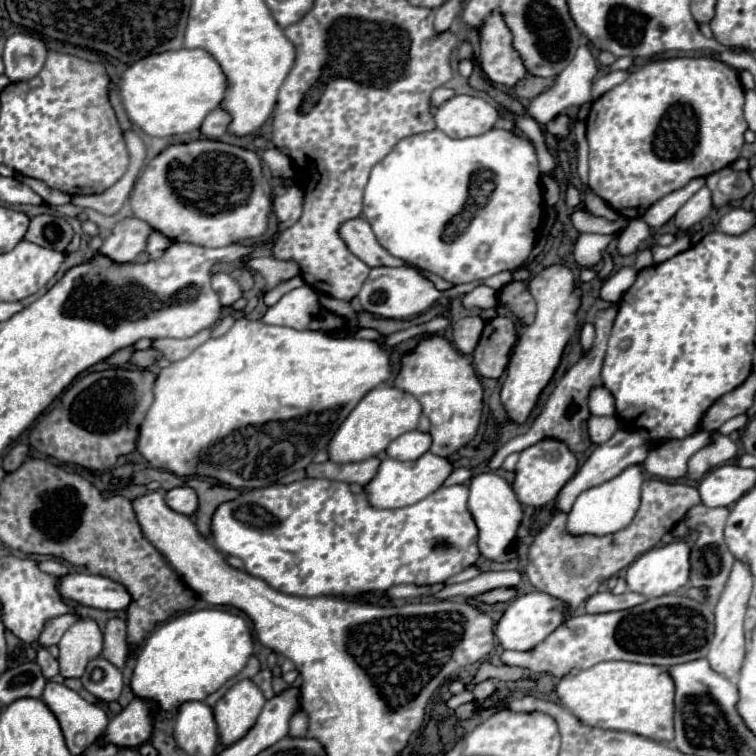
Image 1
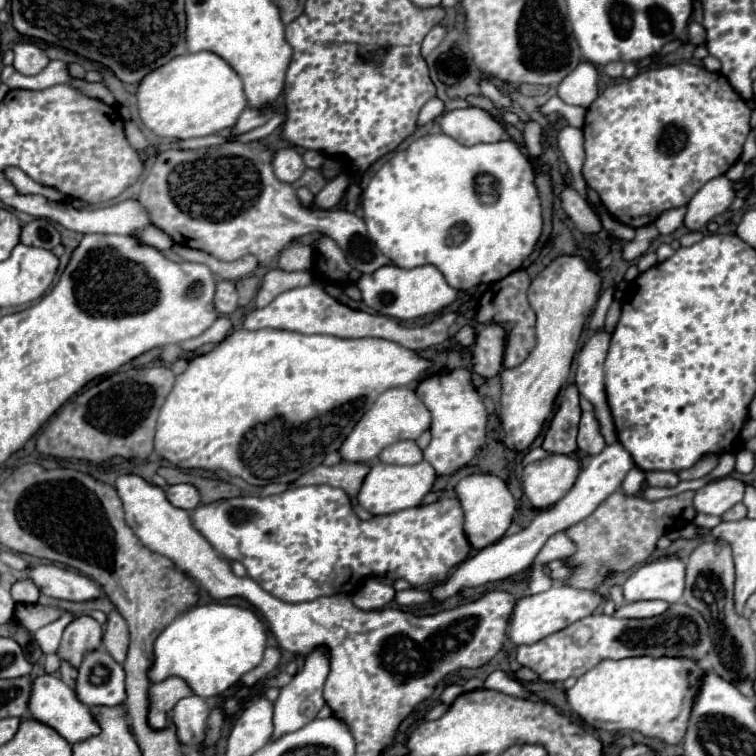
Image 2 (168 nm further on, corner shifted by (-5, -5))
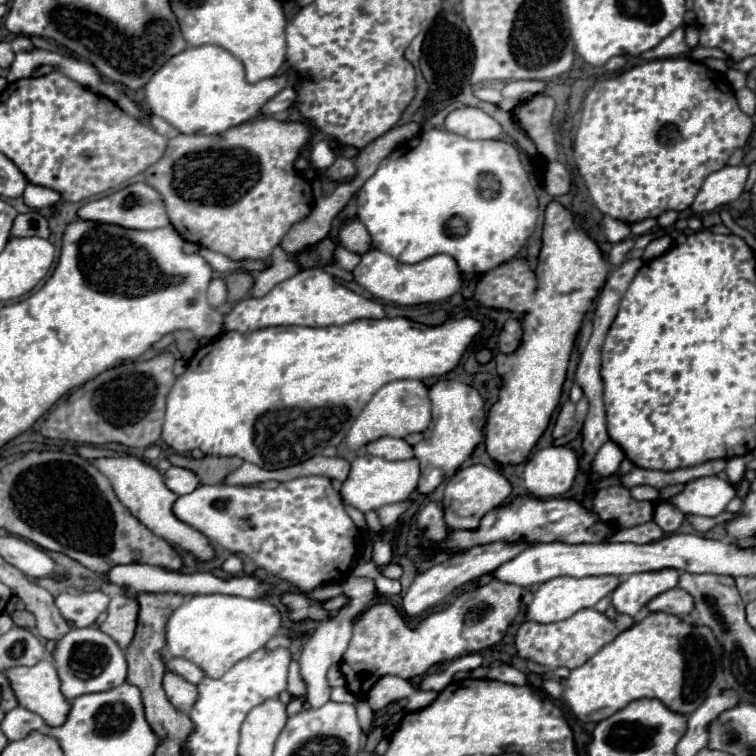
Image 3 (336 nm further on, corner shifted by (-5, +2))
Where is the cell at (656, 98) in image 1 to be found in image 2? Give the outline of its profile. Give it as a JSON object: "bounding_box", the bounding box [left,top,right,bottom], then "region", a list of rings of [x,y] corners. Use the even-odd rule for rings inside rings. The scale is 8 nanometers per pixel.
{"bounding_box":[584,63,750,227],"region":[[[676,63],[676,65],[662,65],[662,67],[648,67],[644,71],[640,71],[636,77],[632,79],[626,79],[626,81],[620,81],[616,85],[610,85],[606,91],[600,93],[600,97],[588,107],[588,113],[586,113],[586,123],[584,123],[584,149],[586,149],[586,161],[584,161],[584,179],[586,183],[600,195],[600,201],[602,205],[608,209],[608,213],[628,225],[628,227],[644,227],[648,223],[654,223],[656,217],[672,207],[682,207],[686,205],[692,195],[710,179],[714,177],[720,177],[724,175],[742,155],[742,145],[750,133],[750,107],[746,105],[746,101],[732,89],[732,85],[728,83],[728,79],[722,75],[722,73],[714,73],[714,71],[708,71],[706,67],[702,65],[694,65],[694,63]]]}

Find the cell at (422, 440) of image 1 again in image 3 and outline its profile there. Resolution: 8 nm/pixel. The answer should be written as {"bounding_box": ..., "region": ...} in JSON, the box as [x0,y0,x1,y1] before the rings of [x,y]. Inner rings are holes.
{"bounding_box":[366,436,414,460],"region":[[[388,436],[374,440],[372,444],[366,444],[366,452],[370,456],[380,456],[386,460],[408,460],[414,456],[412,446],[408,446],[400,438],[388,438]]]}

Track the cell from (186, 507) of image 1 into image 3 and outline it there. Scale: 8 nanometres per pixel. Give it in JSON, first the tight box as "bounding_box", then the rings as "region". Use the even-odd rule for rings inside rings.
{"bounding_box":[164,466,200,496],"region":[[[170,466],[170,468],[166,470],[164,478],[166,478],[166,486],[168,486],[172,492],[176,492],[178,496],[192,492],[192,490],[200,484],[198,476],[196,476],[192,470],[178,468],[178,466]]]}

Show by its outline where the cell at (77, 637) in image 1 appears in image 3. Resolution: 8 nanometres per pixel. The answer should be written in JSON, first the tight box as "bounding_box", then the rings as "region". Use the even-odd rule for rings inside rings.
{"bounding_box":[56,590,110,628],"region":[[[102,590],[82,592],[78,596],[60,594],[56,596],[56,606],[66,620],[76,622],[78,628],[92,626],[102,610],[106,610],[110,598]]]}

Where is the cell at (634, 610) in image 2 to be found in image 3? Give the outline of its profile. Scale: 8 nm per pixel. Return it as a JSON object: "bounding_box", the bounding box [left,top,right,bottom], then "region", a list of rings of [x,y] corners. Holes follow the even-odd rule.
{"bounding_box":[648,588,692,616],"region":[[[672,588],[660,596],[656,596],[648,606],[648,612],[672,612],[676,616],[686,616],[692,614],[692,596],[688,596],[688,592],[684,592],[682,588]]]}

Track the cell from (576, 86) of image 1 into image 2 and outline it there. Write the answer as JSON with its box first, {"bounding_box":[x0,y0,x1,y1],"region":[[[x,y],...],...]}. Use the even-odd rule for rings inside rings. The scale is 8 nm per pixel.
{"bounding_box":[558,61,598,107],"region":[[[582,61],[558,87],[558,97],[568,105],[590,107],[598,95],[598,71],[592,63]]]}

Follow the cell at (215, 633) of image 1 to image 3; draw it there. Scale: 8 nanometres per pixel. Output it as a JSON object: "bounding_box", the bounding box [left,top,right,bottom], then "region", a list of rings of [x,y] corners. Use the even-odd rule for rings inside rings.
{"bounding_box":[166,594,282,678],"region":[[[206,594],[192,596],[172,612],[166,628],[166,650],[170,656],[182,656],[198,664],[210,678],[220,678],[232,664],[260,650],[282,626],[282,614],[266,600],[240,596]]]}

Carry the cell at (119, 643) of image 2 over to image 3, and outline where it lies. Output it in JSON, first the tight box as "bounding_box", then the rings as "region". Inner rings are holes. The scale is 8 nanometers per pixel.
{"bounding_box":[100,592,138,650],"region":[[[124,592],[112,596],[108,604],[108,618],[100,626],[102,632],[106,632],[116,644],[126,650],[128,644],[134,638],[136,624],[138,624],[138,600],[134,596],[126,596]]]}

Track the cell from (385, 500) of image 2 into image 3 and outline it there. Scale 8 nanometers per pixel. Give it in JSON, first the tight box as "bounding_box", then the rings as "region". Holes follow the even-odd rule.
{"bounding_box":[340,456,420,512],"region":[[[358,456],[352,460],[350,472],[346,480],[342,482],[340,498],[342,498],[342,504],[350,504],[358,508],[360,512],[378,510],[386,504],[396,504],[396,502],[406,500],[416,490],[418,478],[420,478],[420,466],[414,458],[390,462],[390,460],[376,458],[376,456]]]}

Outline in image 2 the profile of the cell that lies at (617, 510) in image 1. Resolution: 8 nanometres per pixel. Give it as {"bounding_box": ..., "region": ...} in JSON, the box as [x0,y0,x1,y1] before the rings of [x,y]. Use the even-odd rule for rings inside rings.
{"bounding_box":[620,467,646,497],"region":[[[634,467],[634,469],[632,469],[628,475],[626,475],[626,479],[624,479],[624,483],[622,483],[620,491],[622,491],[624,495],[628,495],[628,497],[632,497],[632,495],[638,495],[638,493],[642,491],[644,479],[646,479],[646,473],[644,473],[642,469]]]}

